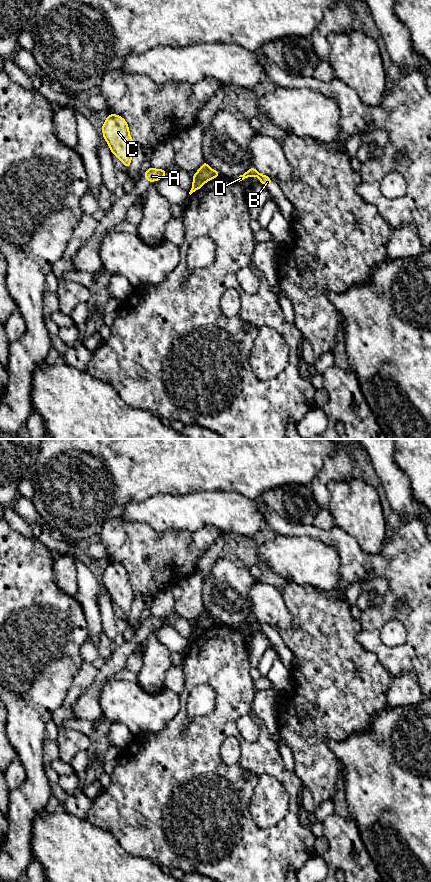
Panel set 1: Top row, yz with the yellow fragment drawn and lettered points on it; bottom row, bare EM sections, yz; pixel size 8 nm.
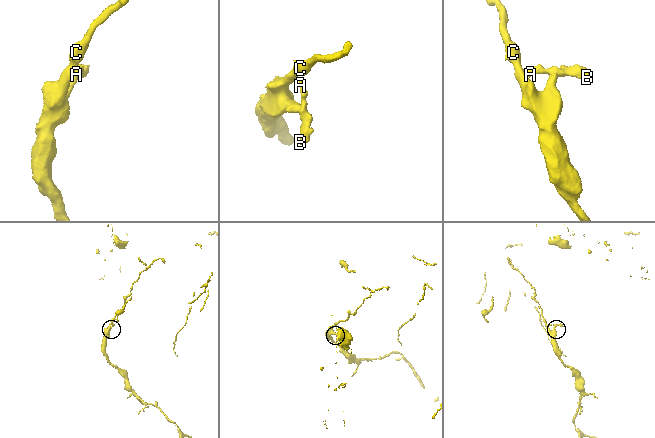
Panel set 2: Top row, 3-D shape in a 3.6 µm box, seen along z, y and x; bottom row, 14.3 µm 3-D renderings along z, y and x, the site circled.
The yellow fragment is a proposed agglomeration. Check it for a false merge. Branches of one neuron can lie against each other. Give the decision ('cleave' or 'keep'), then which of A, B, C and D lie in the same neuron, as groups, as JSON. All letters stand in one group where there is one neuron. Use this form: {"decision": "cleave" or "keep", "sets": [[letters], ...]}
{"decision": "cleave", "sets": [["A", "B", "D"], ["C"]]}

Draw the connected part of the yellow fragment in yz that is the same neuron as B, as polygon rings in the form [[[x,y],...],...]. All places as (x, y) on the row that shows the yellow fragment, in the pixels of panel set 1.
[[[252,166],[246,173],[240,175],[238,177],[238,181],[242,181],[244,180],[245,178],[247,177],[252,177],[253,175],[256,175],[257,178],[261,181],[261,183],[264,185],[264,186],[269,186],[272,182],[272,179],[268,176],[265,176],[265,175],[262,175],[260,174],[255,168],[254,166]]]

